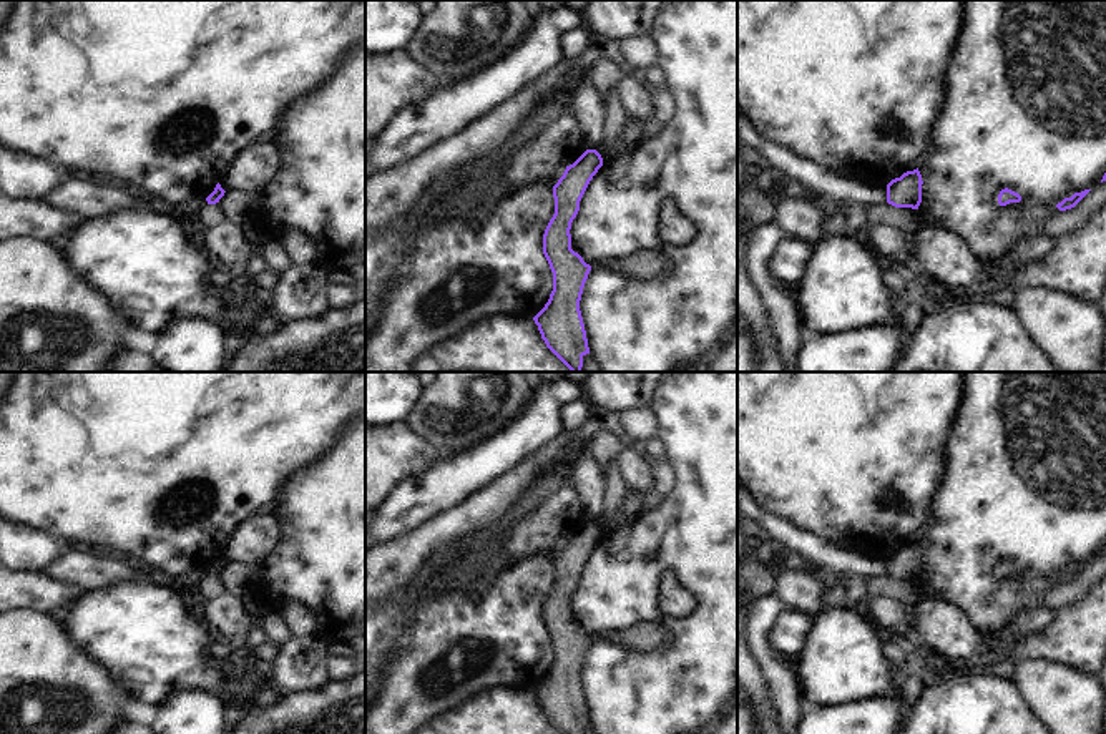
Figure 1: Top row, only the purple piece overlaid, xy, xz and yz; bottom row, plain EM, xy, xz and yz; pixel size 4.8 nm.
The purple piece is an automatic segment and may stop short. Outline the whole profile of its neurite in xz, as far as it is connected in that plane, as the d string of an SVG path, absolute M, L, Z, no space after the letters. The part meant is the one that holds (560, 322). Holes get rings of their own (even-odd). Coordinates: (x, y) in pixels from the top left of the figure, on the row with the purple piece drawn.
M586 149L553 186L555 214L543 234L543 254L553 272L553 291L545 307L533 317L546 347L571 370L583 372L583 357L590 354L580 301L591 266L571 249L571 223L580 201L603 158Z

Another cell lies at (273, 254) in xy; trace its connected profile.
M276 236L267 244L262 246L261 256L264 257L267 269L281 272L287 269L287 257L282 252Z

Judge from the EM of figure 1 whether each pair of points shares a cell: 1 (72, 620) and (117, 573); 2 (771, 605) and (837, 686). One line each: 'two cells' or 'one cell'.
1: two cells
2: two cells

